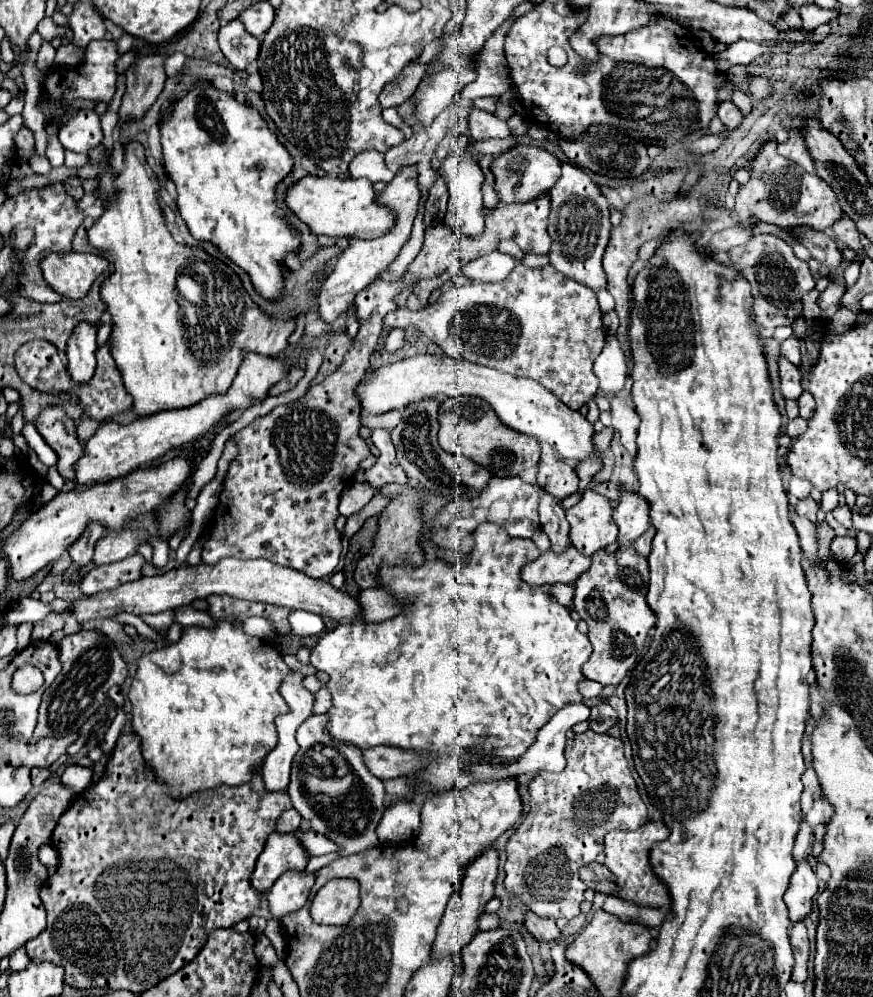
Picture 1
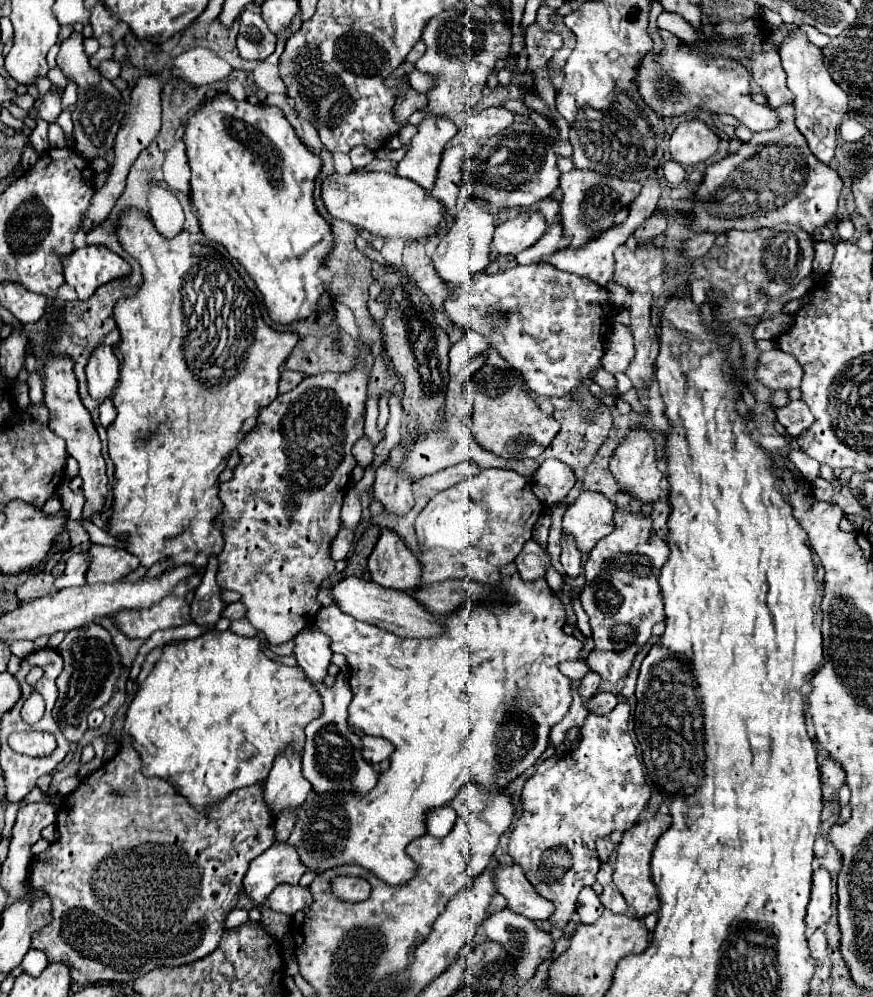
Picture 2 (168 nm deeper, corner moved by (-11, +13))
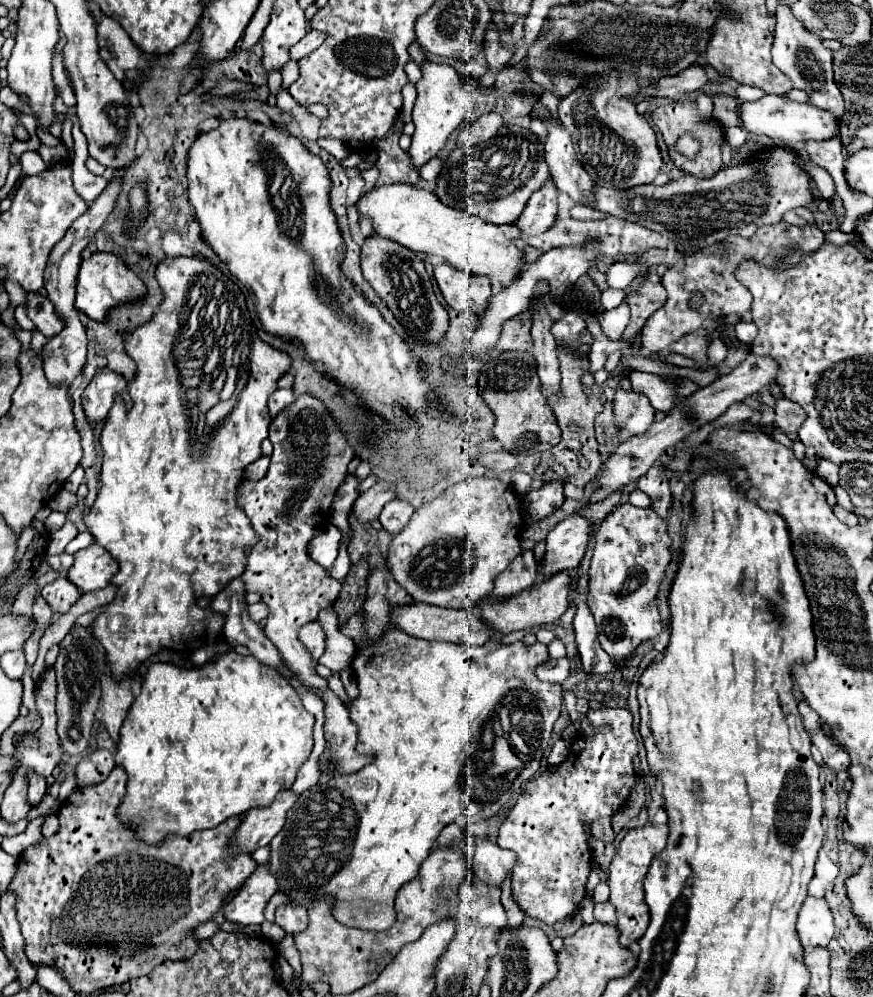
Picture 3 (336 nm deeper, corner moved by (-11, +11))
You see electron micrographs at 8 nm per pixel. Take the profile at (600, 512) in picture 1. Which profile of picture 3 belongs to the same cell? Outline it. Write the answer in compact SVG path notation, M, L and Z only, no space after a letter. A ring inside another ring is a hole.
M579 513L567 515L555 529L547 535L547 551L545 551L545 575L553 575L557 571L577 569L589 539L593 533L593 521L581 517Z

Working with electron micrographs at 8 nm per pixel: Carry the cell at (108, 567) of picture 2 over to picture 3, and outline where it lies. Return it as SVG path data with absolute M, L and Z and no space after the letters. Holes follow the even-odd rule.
M91 543L75 553L75 563L67 575L71 583L77 583L77 587L87 593L107 587L117 571L117 559L113 559L101 545Z

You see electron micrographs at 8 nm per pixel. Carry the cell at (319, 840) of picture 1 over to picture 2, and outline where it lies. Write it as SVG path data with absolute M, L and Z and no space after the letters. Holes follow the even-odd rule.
M513 563L505 565L501 569L501 581L499 581L499 591L509 595L509 599L493 599L489 603L481 603L481 605L473 605L473 607L463 607L457 613L449 615L447 619L443 619L445 625L445 635L439 637L431 637L431 639L409 639L409 637L399 637L399 635L387 635L385 629L379 629L377 625L365 623L365 621L357 621L355 617L349 617L339 605L329 605L323 607L317 613L317 627L331 637L331 651L333 653L341 653L345 655L347 663L349 663L349 675L351 675L351 691L353 691L353 701L349 705L349 723L353 727L363 729L367 735L375 735L375 737L383 737L387 741L393 743L395 751L391 755L391 765L387 771L379 773L377 785L373 791L369 791L367 795L361 793L315 793L311 791L309 797L305 799L305 803L299 807L297 813L297 821L295 827L287 839L287 845L293 845L301 857L301 863L315 873L323 873L329 871L333 867L341 867L341 865L361 865L369 871L373 871L381 881L389 883L389 885L403 885L409 879L413 879L413 875L417 875L419 865L413 863L413 859L407 855L405 847L417 839L423 837L427 833L425 827L425 819L429 815L429 811L439 809L443 805L447 805L467 783L481 783L481 787L485 791L503 791L507 787L507 783L511 783L513 779L517 779L521 773L525 773L531 765L535 765L535 761L541 757L541 753L547 749L549 745L549 731L551 727L561 721L571 705L571 681L561 675L561 671L557 669L559 661L577 661L579 653L583 649L583 643L577 641L571 635L563 633L563 623L565 623L565 607L563 603L553 595L553 591L549 589L545 579L537 579L537 581L523 581L517 573L517 567Z

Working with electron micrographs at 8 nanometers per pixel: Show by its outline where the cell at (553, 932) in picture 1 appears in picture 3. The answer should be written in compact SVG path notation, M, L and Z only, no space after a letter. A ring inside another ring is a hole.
M475 839L475 845L469 851L469 855L475 875L483 883L495 887L501 887L505 883L507 875L513 871L513 867L519 861L513 851L501 849L497 843L489 839Z

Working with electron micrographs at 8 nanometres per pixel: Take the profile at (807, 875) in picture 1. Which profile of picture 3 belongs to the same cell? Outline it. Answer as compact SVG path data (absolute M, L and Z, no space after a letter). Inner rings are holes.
M807 897L797 919L797 931L805 949L829 945L833 937L833 915L823 897Z

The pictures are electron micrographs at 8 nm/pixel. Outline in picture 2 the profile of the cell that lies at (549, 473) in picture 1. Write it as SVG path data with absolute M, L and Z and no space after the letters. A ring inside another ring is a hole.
M547 459L533 477L533 493L537 493L537 497L541 497L547 507L551 507L553 503L559 503L567 497L575 481L577 479L571 467L557 459Z

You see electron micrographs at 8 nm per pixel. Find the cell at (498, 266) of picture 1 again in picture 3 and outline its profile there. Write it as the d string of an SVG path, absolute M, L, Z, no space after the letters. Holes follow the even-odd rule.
M549 181L525 207L523 215L513 223L523 235L541 235L545 233L557 217L557 187Z

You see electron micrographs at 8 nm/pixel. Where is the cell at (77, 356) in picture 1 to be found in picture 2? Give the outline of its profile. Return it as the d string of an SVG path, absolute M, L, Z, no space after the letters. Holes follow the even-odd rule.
M99 347L89 363L87 363L87 383L89 383L89 395L95 401L105 401L113 397L115 387L119 383L119 361L113 355L113 349Z

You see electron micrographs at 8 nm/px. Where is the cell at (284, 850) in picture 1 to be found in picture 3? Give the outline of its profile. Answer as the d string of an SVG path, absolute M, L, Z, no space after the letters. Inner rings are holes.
M259 865L243 883L233 901L227 903L225 917L241 925L261 925L265 921L265 905L279 891L281 887L277 875L271 871L271 865Z

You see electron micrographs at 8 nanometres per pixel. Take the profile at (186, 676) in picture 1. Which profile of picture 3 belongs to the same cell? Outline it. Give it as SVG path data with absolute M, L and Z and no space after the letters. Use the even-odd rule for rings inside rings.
M231 649L223 655L217 655L215 661L209 661L201 667L191 667L191 669L177 667L173 663L153 663L145 675L141 693L135 697L127 719L123 721L121 735L119 735L115 763L121 765L129 775L127 795L121 801L119 815L121 815L121 819L131 823L139 831L139 835L141 835L141 839L145 839L145 843L159 843L169 833L189 835L197 829L211 829L233 815L241 815L253 807L269 805L269 803L273 803L275 795L281 789L293 785L299 767L307 761L307 757L313 749L313 725L315 725L315 717L309 711L305 711L305 707L303 707L299 695L293 691L293 687L289 687L289 683L281 675L277 675L275 671L269 671L269 667L265 667L263 663L257 663L257 659L253 659L253 655L239 655L237 651Z

